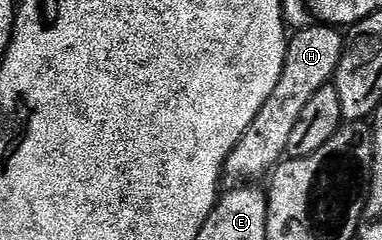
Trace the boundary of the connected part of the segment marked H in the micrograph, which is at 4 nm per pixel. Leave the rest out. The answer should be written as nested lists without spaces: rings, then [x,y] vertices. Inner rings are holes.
[[[312,25],[304,31],[296,31],[287,40],[285,65],[281,69],[281,81],[277,81],[269,101],[261,105],[261,113],[253,117],[253,125],[245,129],[245,137],[237,141],[233,153],[229,153],[227,164],[223,167],[226,182],[231,185],[251,185],[284,162],[289,137],[305,105],[317,93],[317,89],[328,86],[335,78],[335,70],[341,61],[344,36],[330,25]]]

